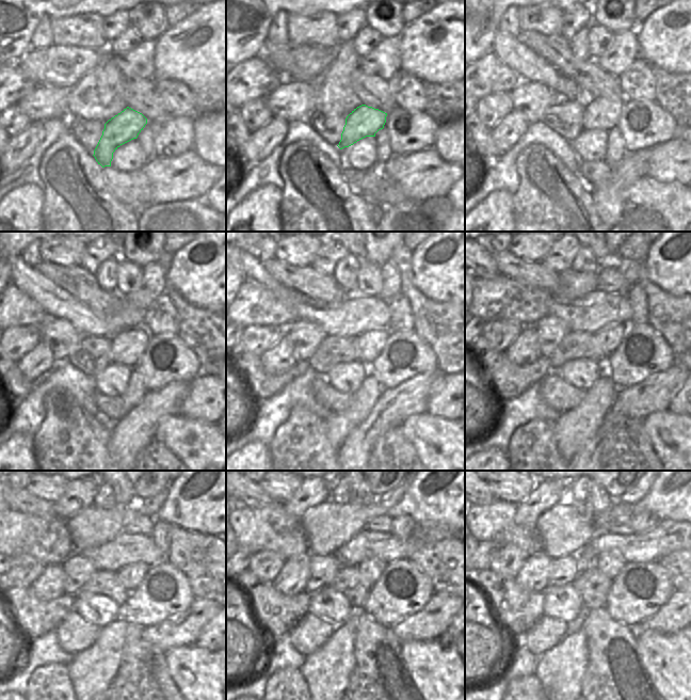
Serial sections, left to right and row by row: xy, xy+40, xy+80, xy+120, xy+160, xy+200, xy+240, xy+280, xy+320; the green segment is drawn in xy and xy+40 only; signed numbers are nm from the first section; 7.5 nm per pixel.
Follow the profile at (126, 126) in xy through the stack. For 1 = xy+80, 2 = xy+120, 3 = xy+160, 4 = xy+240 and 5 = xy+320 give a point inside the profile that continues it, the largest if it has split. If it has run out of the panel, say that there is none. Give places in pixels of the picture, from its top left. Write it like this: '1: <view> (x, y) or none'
1: xy+80 (601, 113)
2: xy+120 (127, 346)
3: xy+160 (370, 343)
4: xy+240 (130, 575)
5: xy+320 (609, 562)

